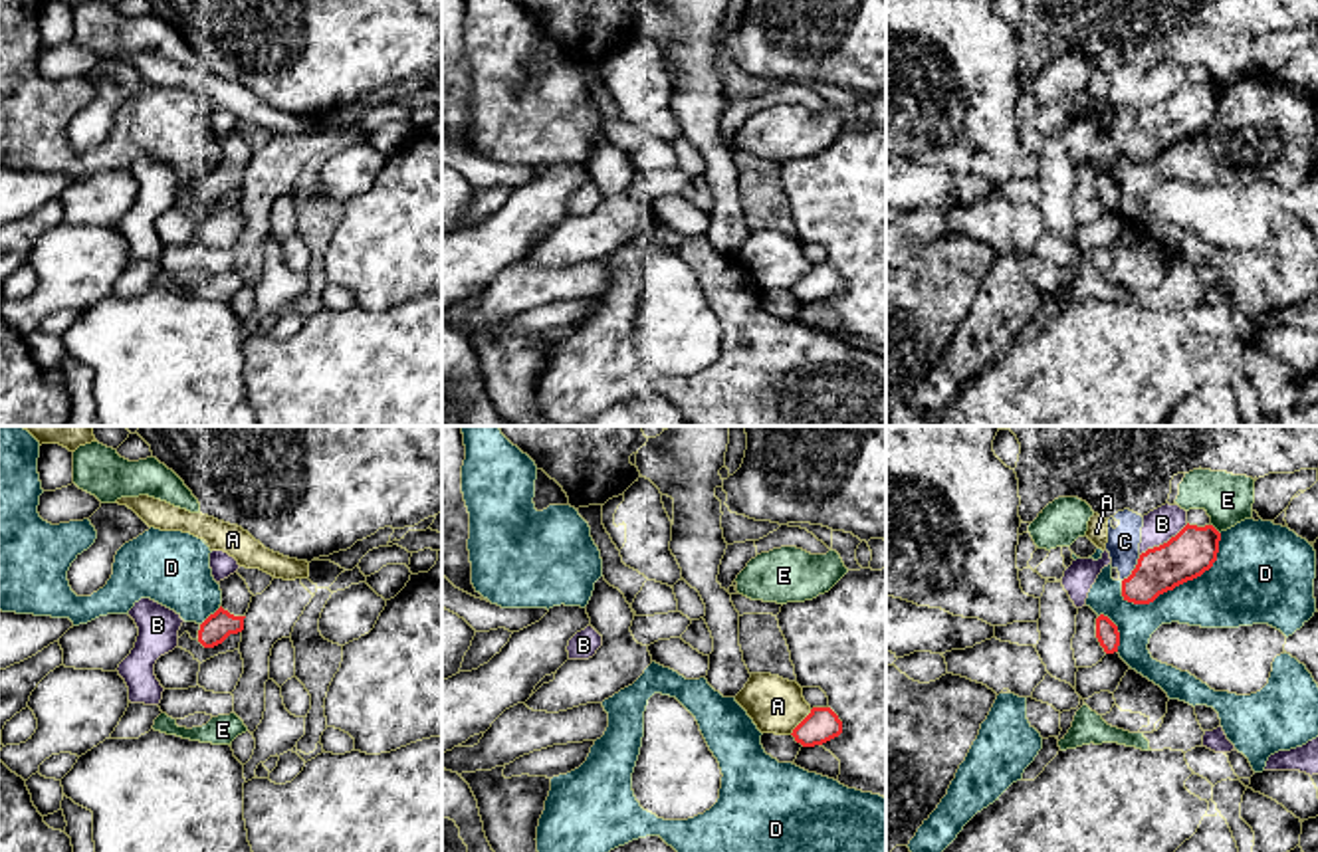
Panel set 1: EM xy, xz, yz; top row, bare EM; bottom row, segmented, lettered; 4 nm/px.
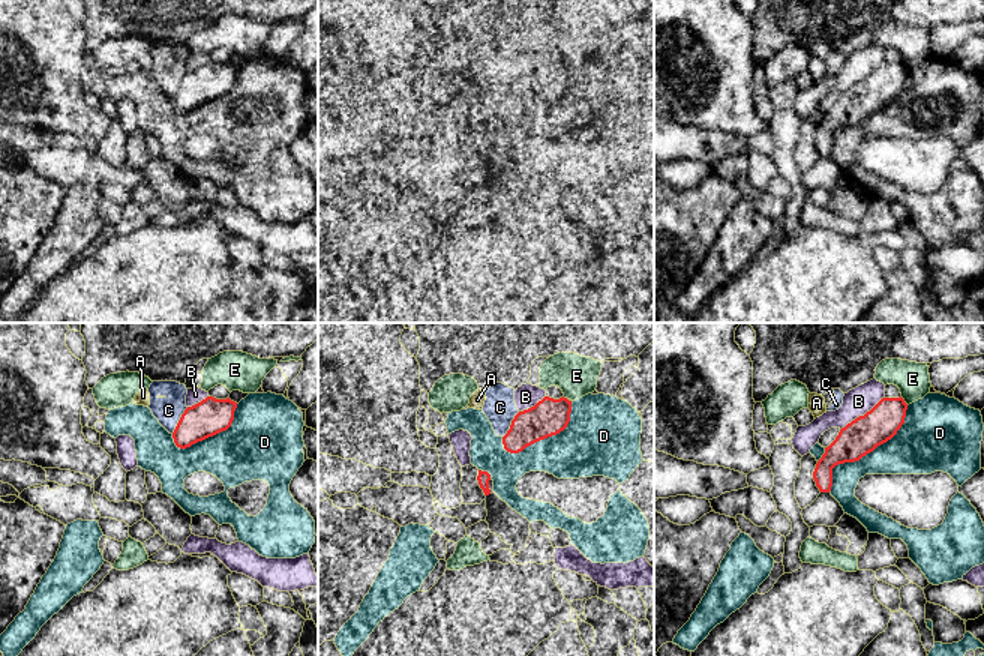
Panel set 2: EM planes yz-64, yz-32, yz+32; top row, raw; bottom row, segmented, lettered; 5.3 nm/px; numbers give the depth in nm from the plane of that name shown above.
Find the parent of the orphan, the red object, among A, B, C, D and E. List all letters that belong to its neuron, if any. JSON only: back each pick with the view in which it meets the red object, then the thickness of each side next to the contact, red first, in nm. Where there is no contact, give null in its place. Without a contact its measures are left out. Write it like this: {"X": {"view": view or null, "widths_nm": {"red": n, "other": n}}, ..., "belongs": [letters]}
{"belongs": []}

